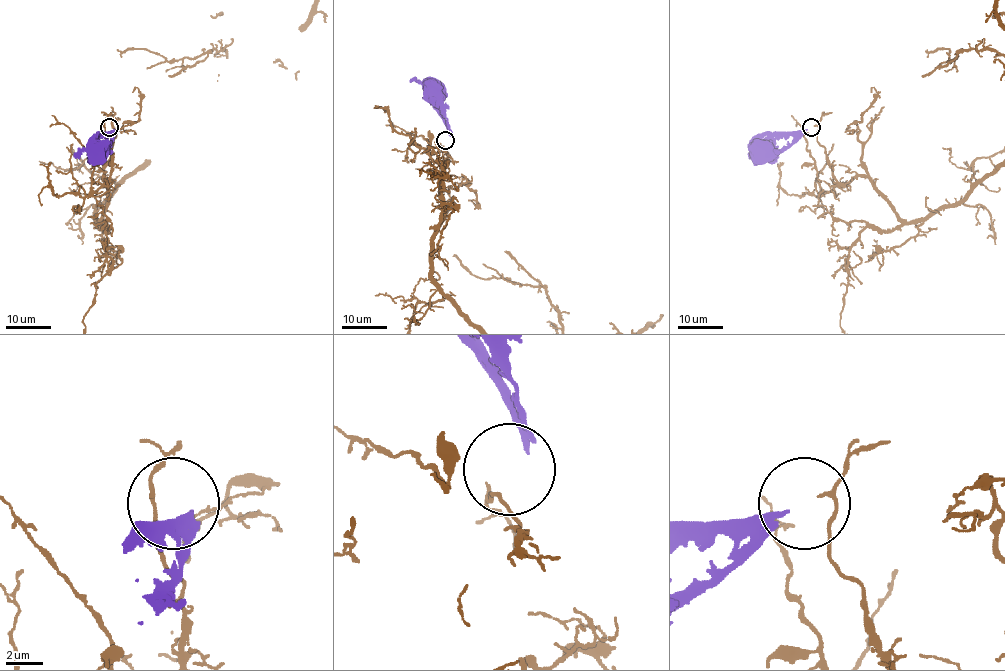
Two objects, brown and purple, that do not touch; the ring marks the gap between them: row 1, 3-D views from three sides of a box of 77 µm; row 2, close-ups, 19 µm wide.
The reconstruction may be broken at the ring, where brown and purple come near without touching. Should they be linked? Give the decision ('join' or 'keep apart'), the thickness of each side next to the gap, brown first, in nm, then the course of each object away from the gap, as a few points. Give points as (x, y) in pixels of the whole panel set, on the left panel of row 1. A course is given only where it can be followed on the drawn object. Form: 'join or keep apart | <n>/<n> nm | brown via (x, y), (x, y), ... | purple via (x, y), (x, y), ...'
keep apart | 180/280 nm | purple via (114, 129), (98, 139), (97, 149)

